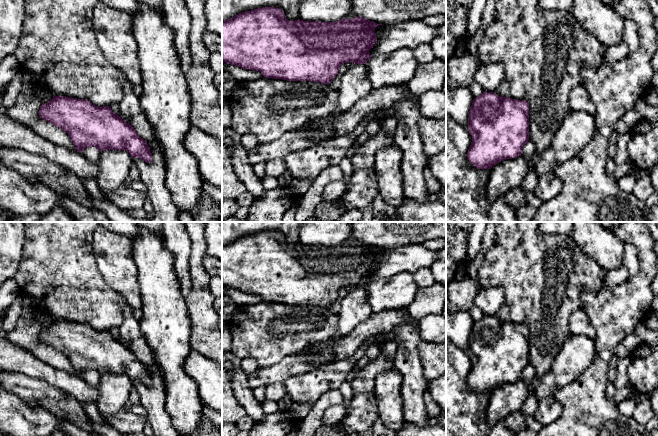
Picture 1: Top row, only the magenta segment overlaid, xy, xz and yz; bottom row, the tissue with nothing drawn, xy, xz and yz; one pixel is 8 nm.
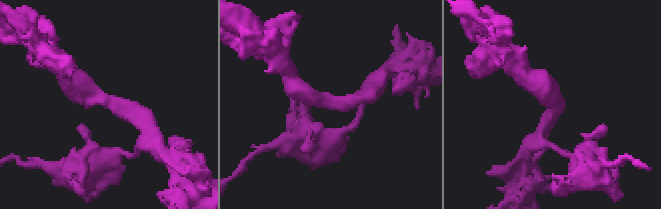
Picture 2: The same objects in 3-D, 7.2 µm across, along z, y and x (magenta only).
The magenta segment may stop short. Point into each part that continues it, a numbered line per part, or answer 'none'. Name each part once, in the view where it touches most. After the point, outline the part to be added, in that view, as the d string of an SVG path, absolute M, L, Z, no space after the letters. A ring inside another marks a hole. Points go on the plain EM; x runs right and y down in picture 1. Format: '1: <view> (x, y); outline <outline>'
none

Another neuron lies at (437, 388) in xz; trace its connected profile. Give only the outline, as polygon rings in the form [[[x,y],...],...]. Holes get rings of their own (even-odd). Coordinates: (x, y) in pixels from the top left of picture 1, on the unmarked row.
[[[446,373],[429,382],[428,391],[442,412],[446,412]]]

